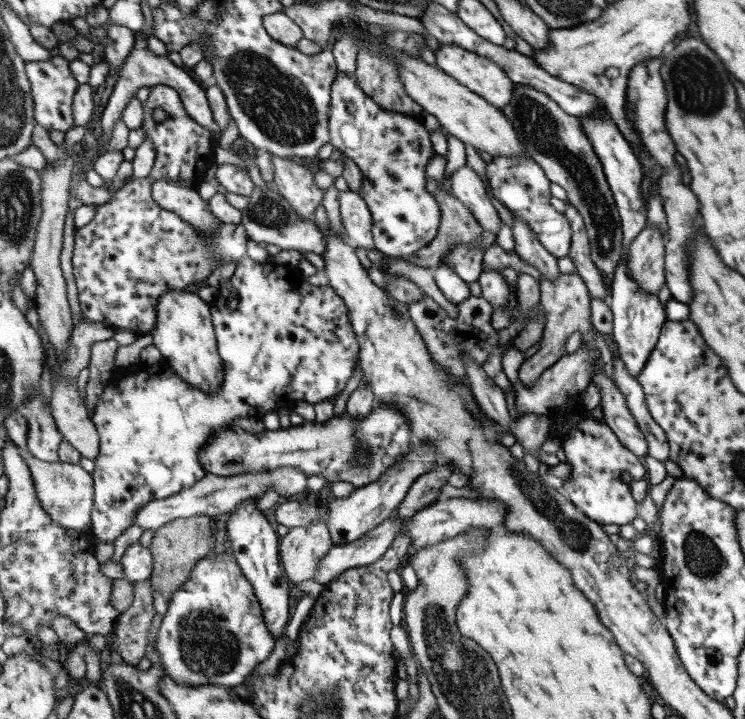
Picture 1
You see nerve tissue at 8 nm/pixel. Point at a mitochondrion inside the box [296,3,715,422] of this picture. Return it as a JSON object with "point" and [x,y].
{"point":[536,120]}

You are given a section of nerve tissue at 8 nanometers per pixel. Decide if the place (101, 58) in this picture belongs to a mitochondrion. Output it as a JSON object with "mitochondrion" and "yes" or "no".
{"mitochondrion":"no"}

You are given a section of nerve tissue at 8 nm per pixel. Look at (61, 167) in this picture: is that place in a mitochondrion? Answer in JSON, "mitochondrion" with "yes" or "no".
{"mitochondrion":"no"}

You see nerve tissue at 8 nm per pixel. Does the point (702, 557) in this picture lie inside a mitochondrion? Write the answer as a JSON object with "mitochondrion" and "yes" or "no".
{"mitochondrion":"yes"}

